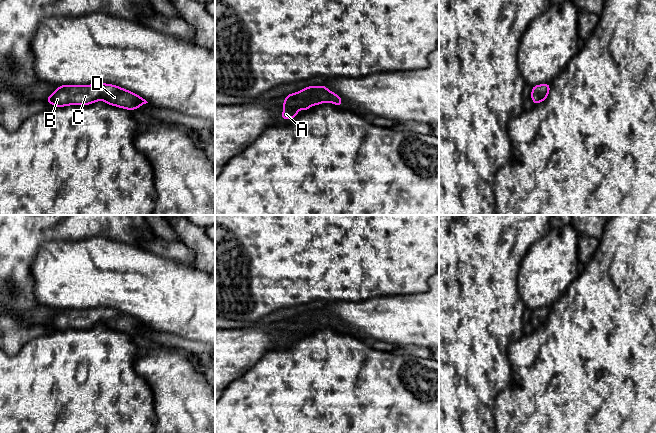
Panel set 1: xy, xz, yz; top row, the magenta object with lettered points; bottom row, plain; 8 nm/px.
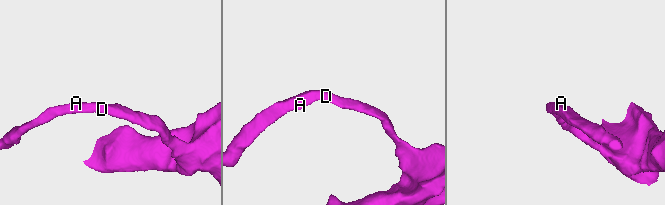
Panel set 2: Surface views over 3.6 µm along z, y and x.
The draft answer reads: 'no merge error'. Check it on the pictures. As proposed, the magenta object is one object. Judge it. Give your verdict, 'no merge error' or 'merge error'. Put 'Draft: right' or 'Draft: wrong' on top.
Draft: right
no merge error

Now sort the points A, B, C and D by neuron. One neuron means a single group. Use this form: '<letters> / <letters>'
A B C D

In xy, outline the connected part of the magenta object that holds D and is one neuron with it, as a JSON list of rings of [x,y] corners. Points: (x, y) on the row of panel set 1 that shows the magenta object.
[[[111,84],[62,85],[45,99],[57,107],[66,105],[89,105],[98,100],[107,104],[133,110],[148,103],[137,94]]]

